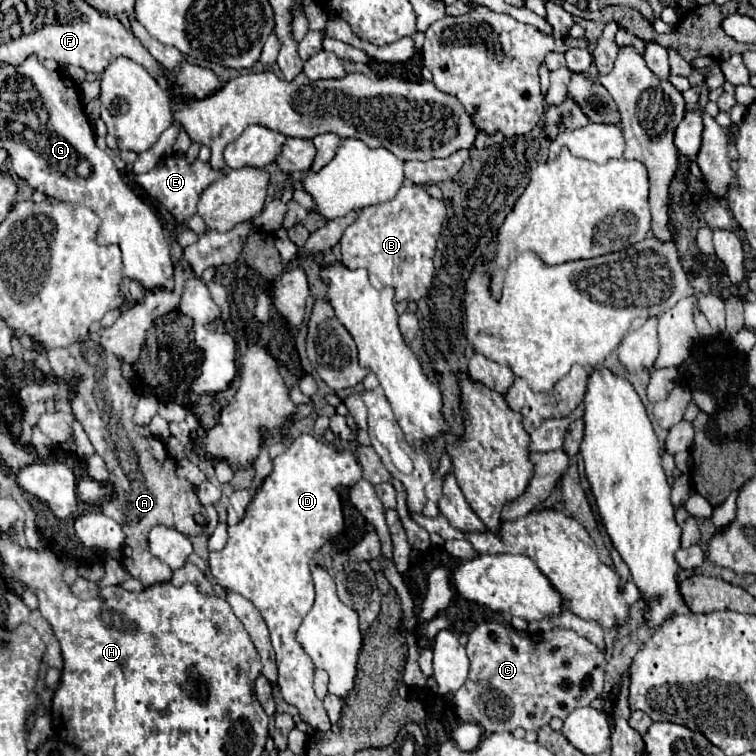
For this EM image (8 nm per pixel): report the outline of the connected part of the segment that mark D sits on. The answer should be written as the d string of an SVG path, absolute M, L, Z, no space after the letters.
M312 434L298 436L290 448L274 458L274 470L272 474L262 482L260 490L252 498L246 516L236 524L228 528L228 542L220 552L210 552L210 572L216 578L220 586L226 590L236 590L244 598L250 598L254 606L260 610L262 618L266 620L266 626L270 630L272 646L276 652L276 664L278 664L278 684L282 690L282 696L288 704L296 706L300 712L300 718L306 720L314 730L326 732L330 730L330 720L326 720L326 710L322 702L316 698L312 682L314 682L314 662L304 652L300 642L296 640L296 630L302 624L304 616L310 612L314 604L314 582L310 576L310 560L312 554L322 548L324 542L334 538L342 526L342 504L338 486L354 486L362 478L362 468L350 450L350 446L344 446L338 450L334 444L322 442L320 438Z

